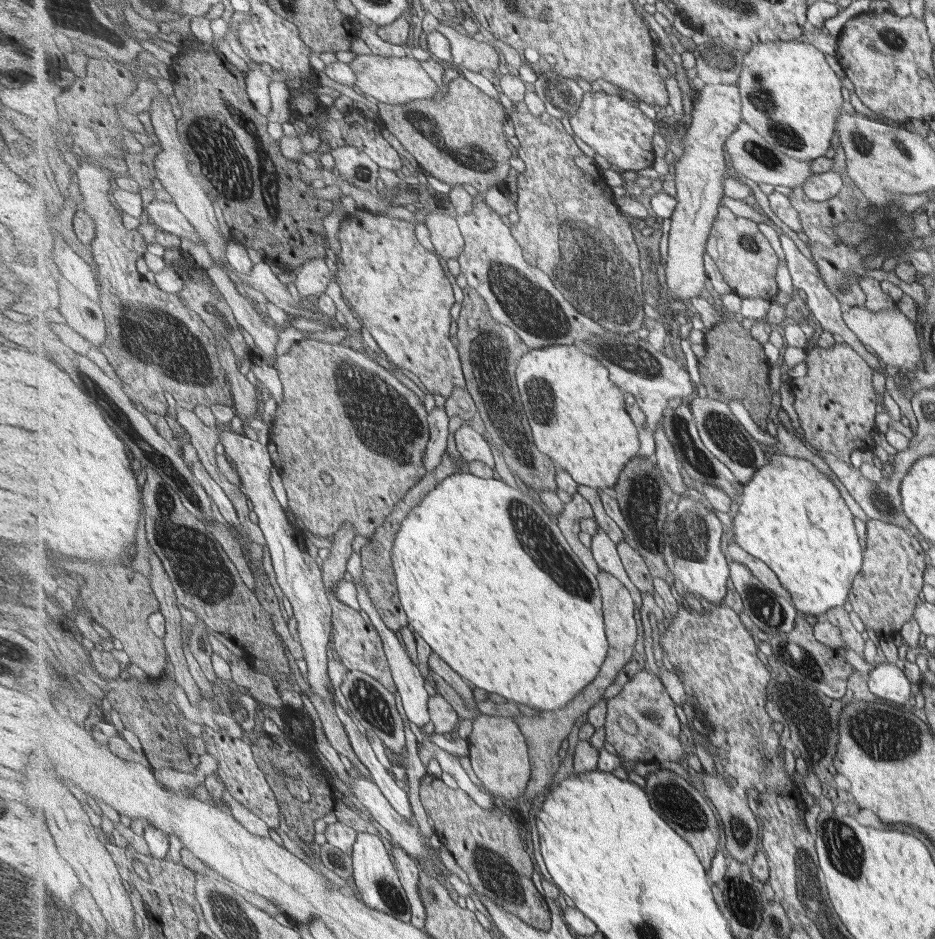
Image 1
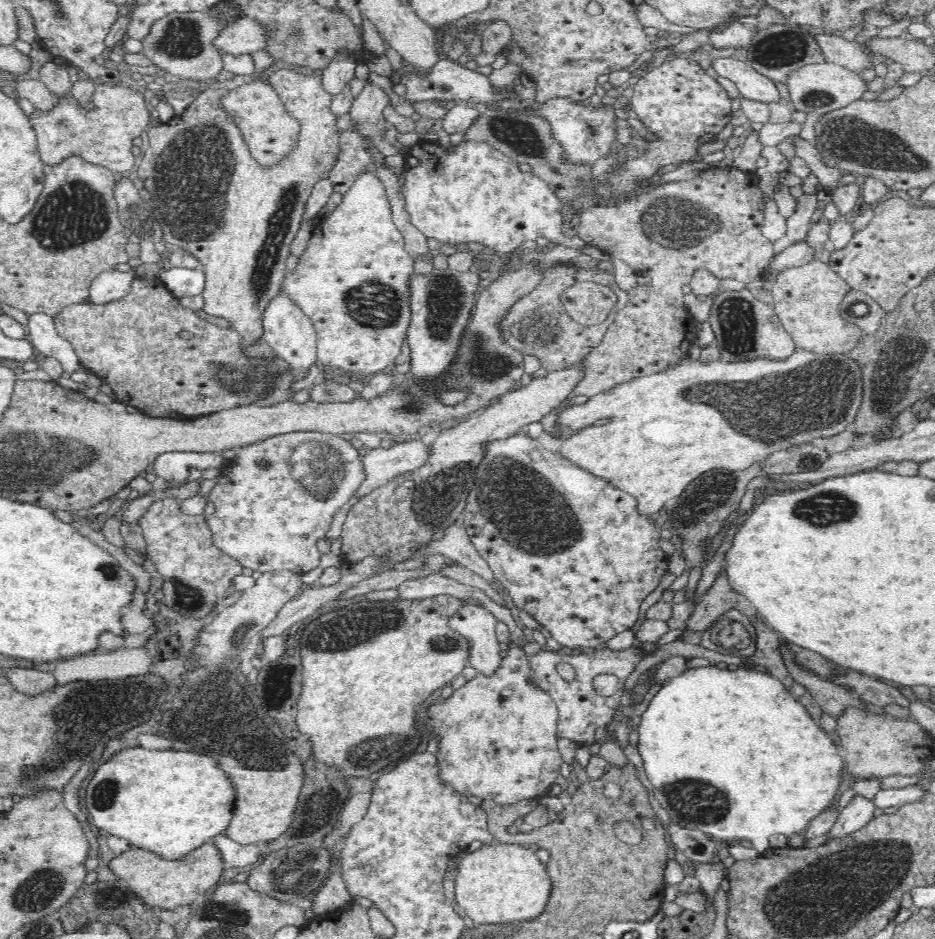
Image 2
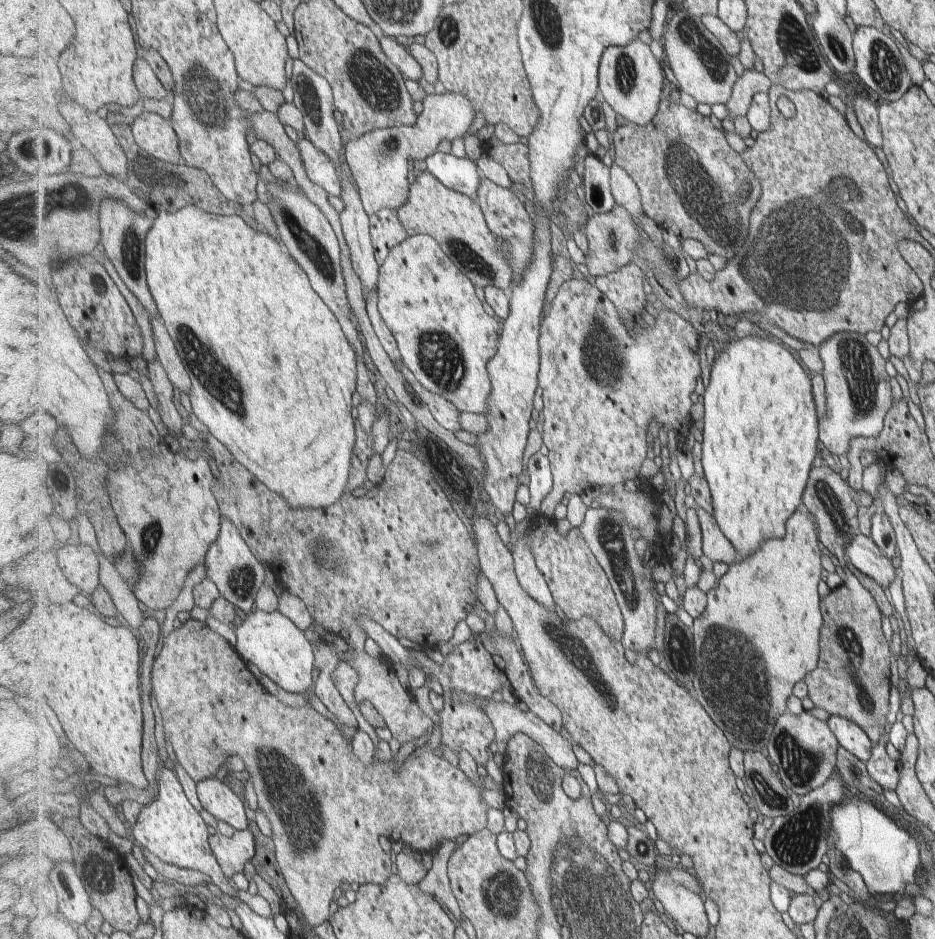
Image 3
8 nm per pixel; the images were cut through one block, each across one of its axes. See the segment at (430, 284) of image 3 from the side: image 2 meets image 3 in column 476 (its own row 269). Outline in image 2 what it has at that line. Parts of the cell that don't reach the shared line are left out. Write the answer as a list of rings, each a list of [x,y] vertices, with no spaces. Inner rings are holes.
[[[368,168],[358,172],[338,206],[325,210],[314,223],[306,242],[296,266],[281,278],[280,291],[310,319],[316,338],[316,359],[326,371],[344,370],[366,381],[393,365],[401,352],[411,322],[410,280],[415,273],[414,261],[405,251],[403,236],[394,225],[382,179]]]

